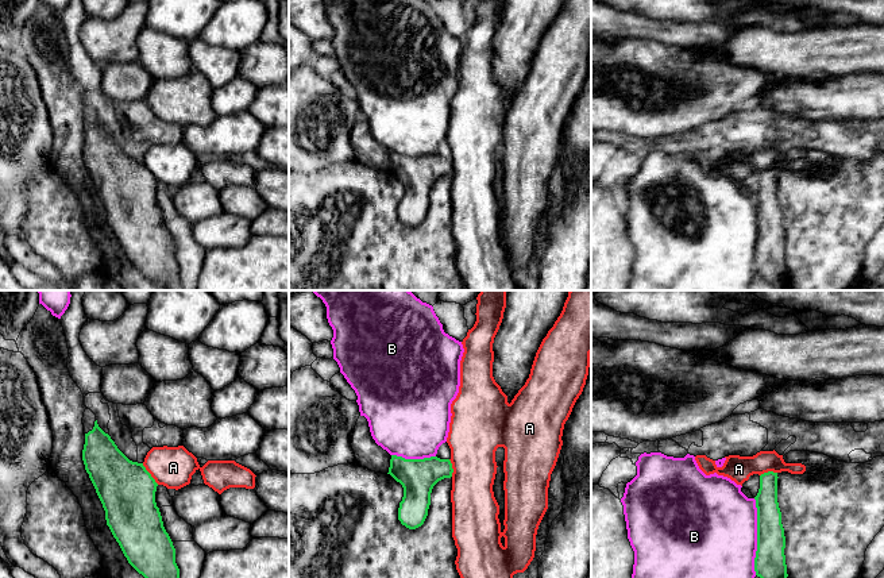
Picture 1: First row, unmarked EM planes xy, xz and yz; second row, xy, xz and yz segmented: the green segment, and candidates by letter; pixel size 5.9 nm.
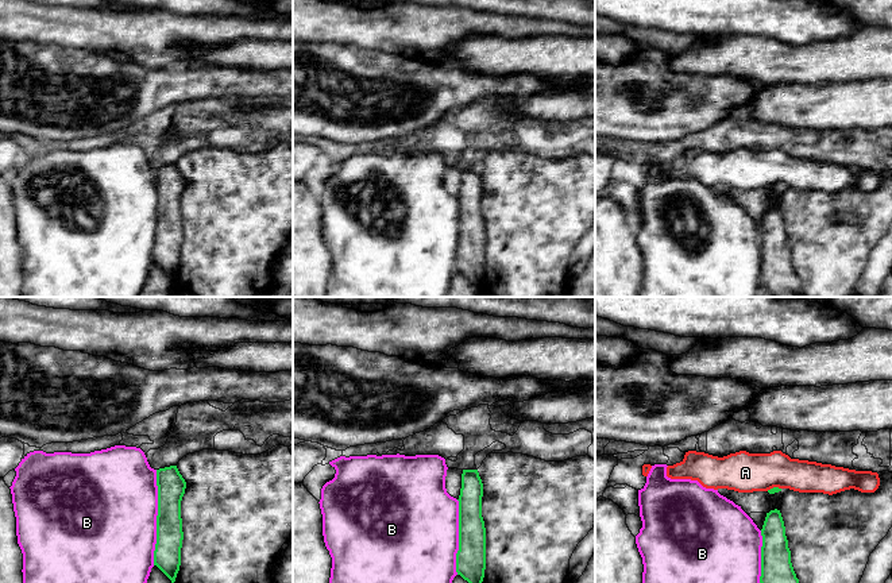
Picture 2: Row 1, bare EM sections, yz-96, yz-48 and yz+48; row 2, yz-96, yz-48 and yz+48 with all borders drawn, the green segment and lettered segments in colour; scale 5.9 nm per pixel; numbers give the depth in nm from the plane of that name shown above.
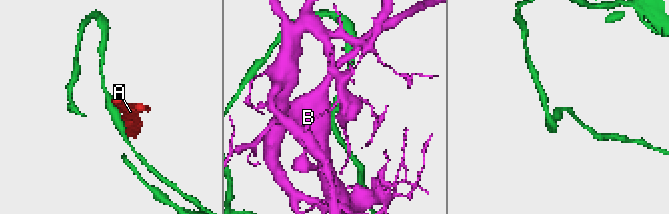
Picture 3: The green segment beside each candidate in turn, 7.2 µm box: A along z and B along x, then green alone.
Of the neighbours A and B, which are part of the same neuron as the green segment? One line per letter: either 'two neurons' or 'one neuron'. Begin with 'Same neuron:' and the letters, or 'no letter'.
Same neuron: no letter
A: two neurons
B: two neurons

